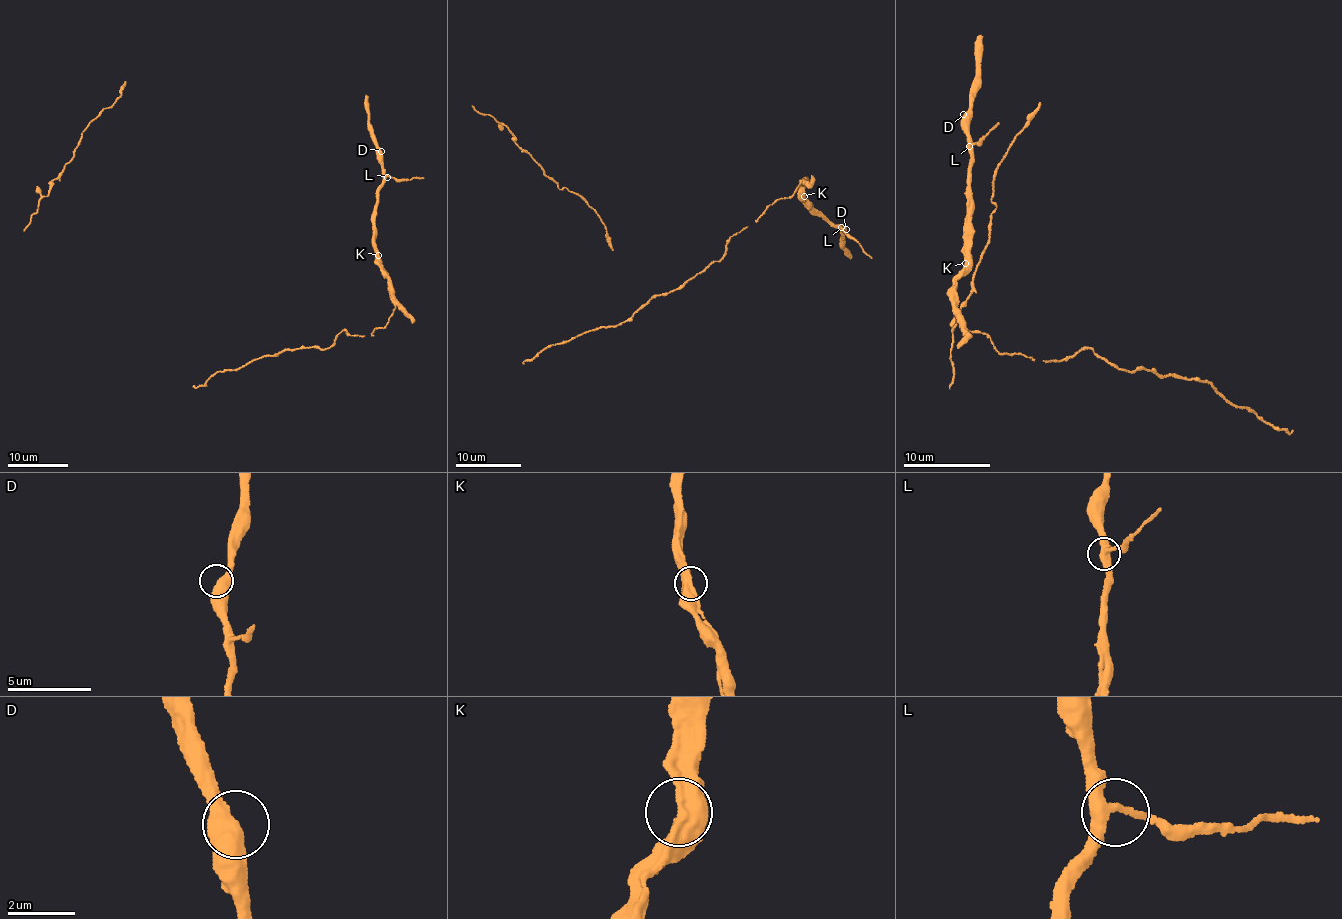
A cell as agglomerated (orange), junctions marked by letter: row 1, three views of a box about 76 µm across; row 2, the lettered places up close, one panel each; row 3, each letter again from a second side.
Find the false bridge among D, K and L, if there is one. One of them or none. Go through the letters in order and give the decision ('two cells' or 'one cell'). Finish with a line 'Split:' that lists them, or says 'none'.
D: one cell
K: one cell
L: one cell
Split: none

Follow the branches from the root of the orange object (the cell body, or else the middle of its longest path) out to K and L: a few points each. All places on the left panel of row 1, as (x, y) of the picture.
K: (377, 155), (382, 167), (374, 219), (374, 250), (378, 255)
L: (377, 155), (382, 172), (387, 177)

